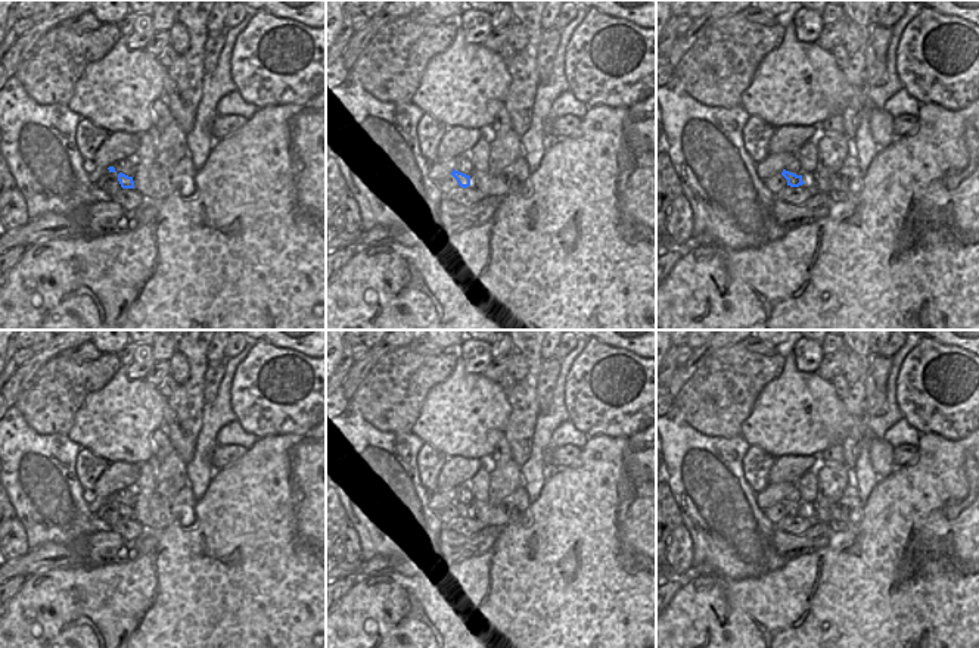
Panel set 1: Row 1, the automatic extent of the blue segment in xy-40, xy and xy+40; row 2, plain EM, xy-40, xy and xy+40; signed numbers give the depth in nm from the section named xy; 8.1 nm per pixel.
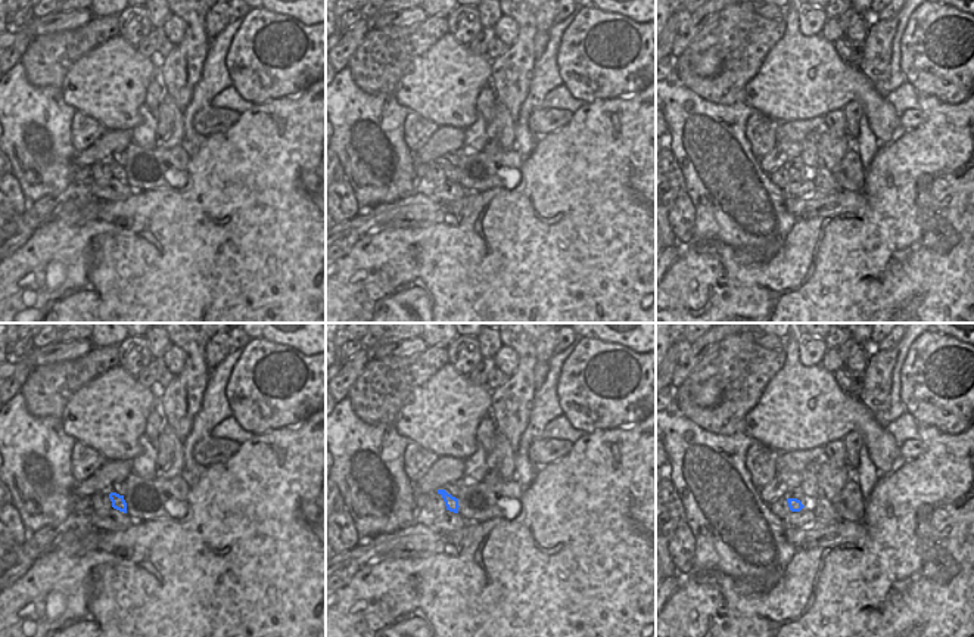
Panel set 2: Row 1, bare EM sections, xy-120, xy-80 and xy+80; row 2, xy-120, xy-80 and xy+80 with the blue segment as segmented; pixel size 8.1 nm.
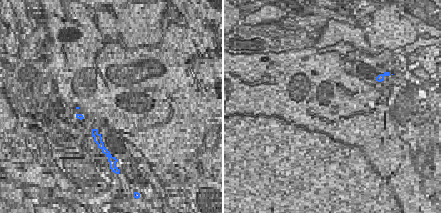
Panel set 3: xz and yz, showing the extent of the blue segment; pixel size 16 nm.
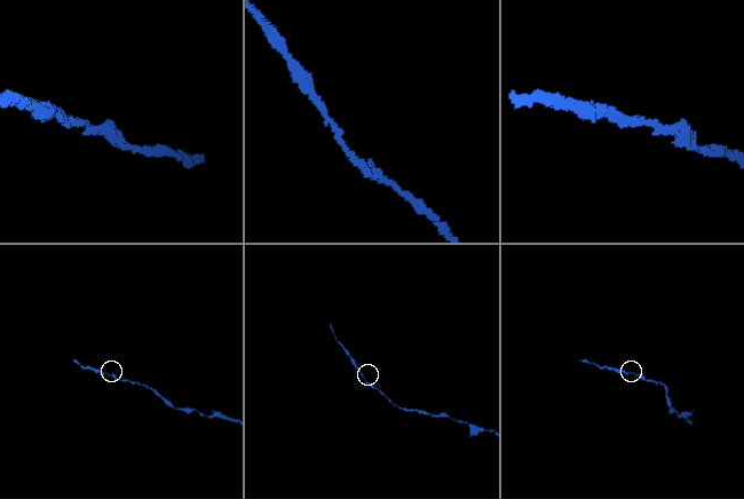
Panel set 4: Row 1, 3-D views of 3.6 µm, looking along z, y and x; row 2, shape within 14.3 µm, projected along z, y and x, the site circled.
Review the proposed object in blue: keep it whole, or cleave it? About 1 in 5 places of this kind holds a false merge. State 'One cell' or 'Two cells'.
One cell

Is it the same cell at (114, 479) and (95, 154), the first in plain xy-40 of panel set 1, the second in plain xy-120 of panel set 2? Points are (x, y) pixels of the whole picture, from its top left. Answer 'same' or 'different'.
same

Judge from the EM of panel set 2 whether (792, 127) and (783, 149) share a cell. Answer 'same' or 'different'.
different

